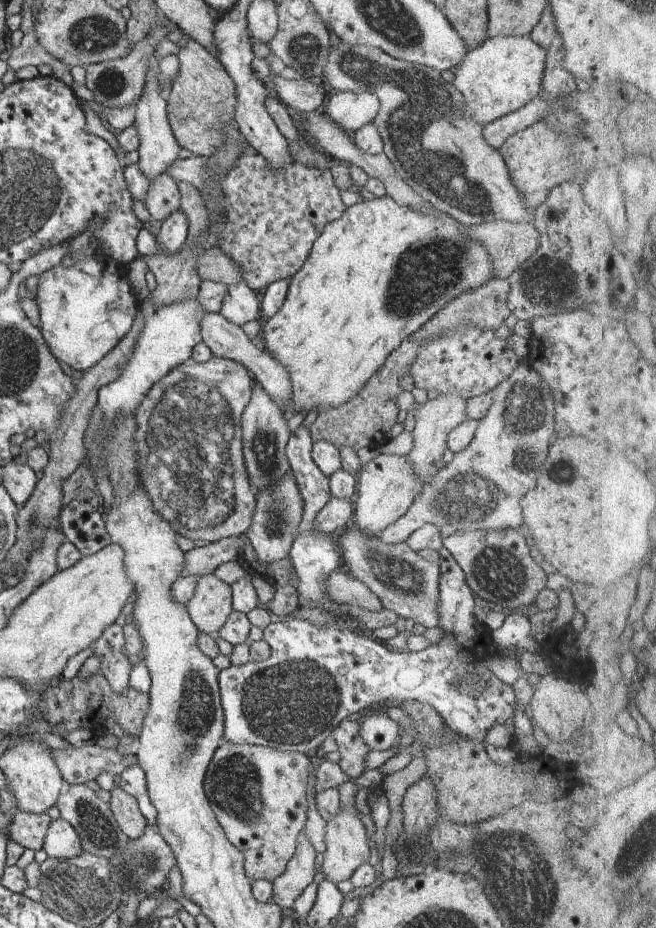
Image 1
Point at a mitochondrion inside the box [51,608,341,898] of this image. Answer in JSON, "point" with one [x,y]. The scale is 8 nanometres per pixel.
{"point":[196,709]}

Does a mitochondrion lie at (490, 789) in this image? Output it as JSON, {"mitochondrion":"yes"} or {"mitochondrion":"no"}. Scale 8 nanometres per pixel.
{"mitochondrion":"no"}

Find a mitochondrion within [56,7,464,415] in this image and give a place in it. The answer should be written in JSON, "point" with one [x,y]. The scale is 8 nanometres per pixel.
{"point":[93,34]}

